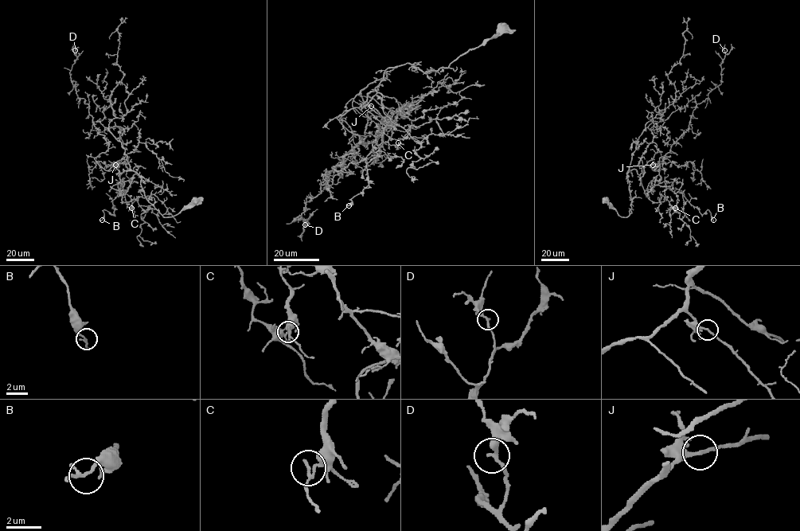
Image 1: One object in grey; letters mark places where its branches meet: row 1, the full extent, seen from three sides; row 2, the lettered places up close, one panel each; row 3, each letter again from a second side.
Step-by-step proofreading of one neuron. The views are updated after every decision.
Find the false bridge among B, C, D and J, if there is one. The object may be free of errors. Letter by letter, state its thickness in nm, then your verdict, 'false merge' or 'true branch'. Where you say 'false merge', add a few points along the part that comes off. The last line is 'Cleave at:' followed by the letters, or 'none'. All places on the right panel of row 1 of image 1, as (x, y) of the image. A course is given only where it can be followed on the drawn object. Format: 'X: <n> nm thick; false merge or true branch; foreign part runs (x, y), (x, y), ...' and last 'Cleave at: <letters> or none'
B: 180 nm thick; true branch
C: 160 nm thick; true branch
D: 200 nm thick; true branch
J: 180 nm thick; true branch
Cleave at: none

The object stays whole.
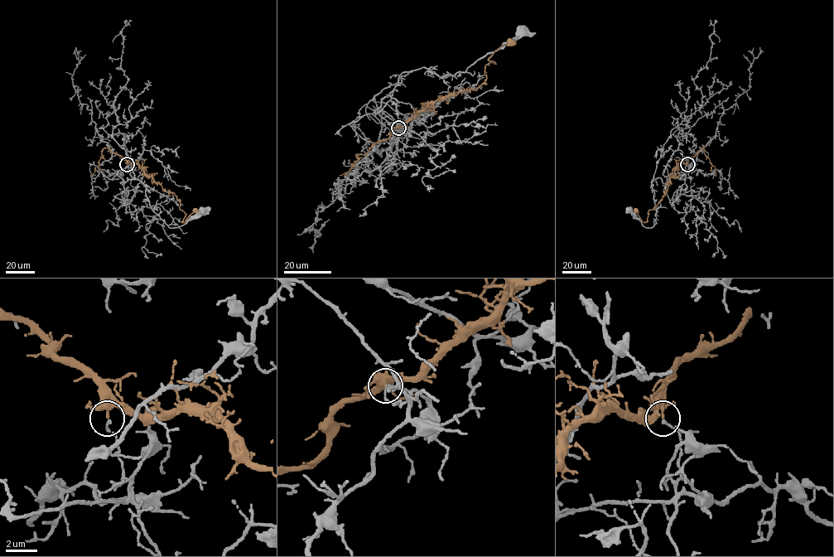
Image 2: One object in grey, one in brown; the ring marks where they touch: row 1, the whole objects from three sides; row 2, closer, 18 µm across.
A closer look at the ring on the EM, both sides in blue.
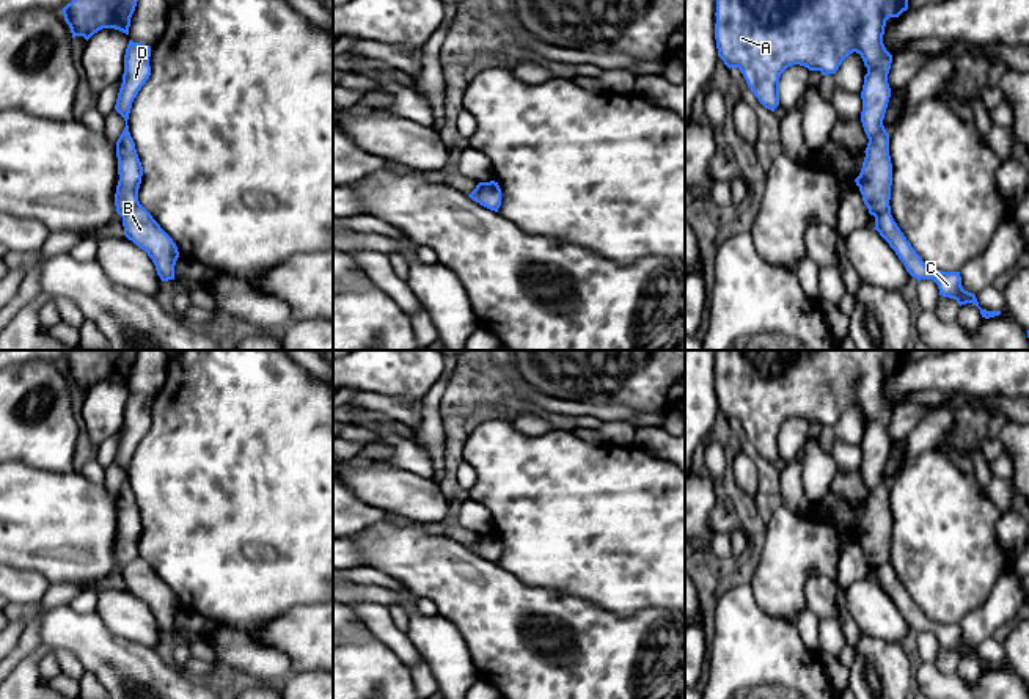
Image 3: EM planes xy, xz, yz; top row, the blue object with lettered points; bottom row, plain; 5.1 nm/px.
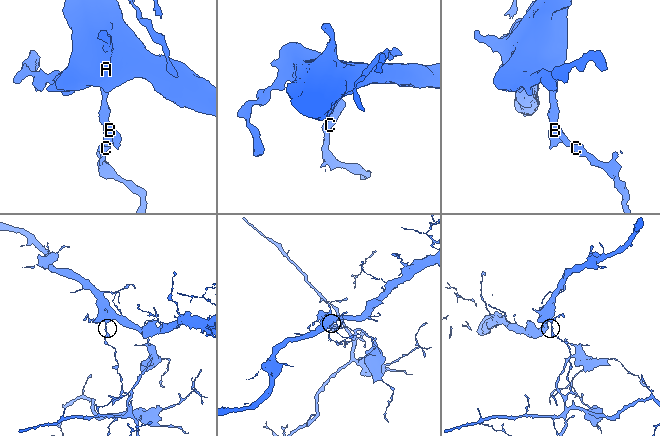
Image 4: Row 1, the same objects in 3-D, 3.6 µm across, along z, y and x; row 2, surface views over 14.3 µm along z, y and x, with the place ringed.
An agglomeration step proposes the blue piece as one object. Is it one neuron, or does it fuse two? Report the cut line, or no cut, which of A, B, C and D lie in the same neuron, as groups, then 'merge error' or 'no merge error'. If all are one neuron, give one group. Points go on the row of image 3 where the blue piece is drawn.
cut in xy along (140, 204), (121, 215); A D / B C; merge error

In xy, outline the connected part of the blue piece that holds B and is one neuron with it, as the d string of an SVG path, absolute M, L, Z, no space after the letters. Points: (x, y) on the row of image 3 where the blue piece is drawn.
M137 206L123 215L123 226L124 236L152 259L160 280L174 280L178 247L152 215L143 206Z

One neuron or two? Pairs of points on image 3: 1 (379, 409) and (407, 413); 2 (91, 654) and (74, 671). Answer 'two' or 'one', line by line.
1: one
2: two

